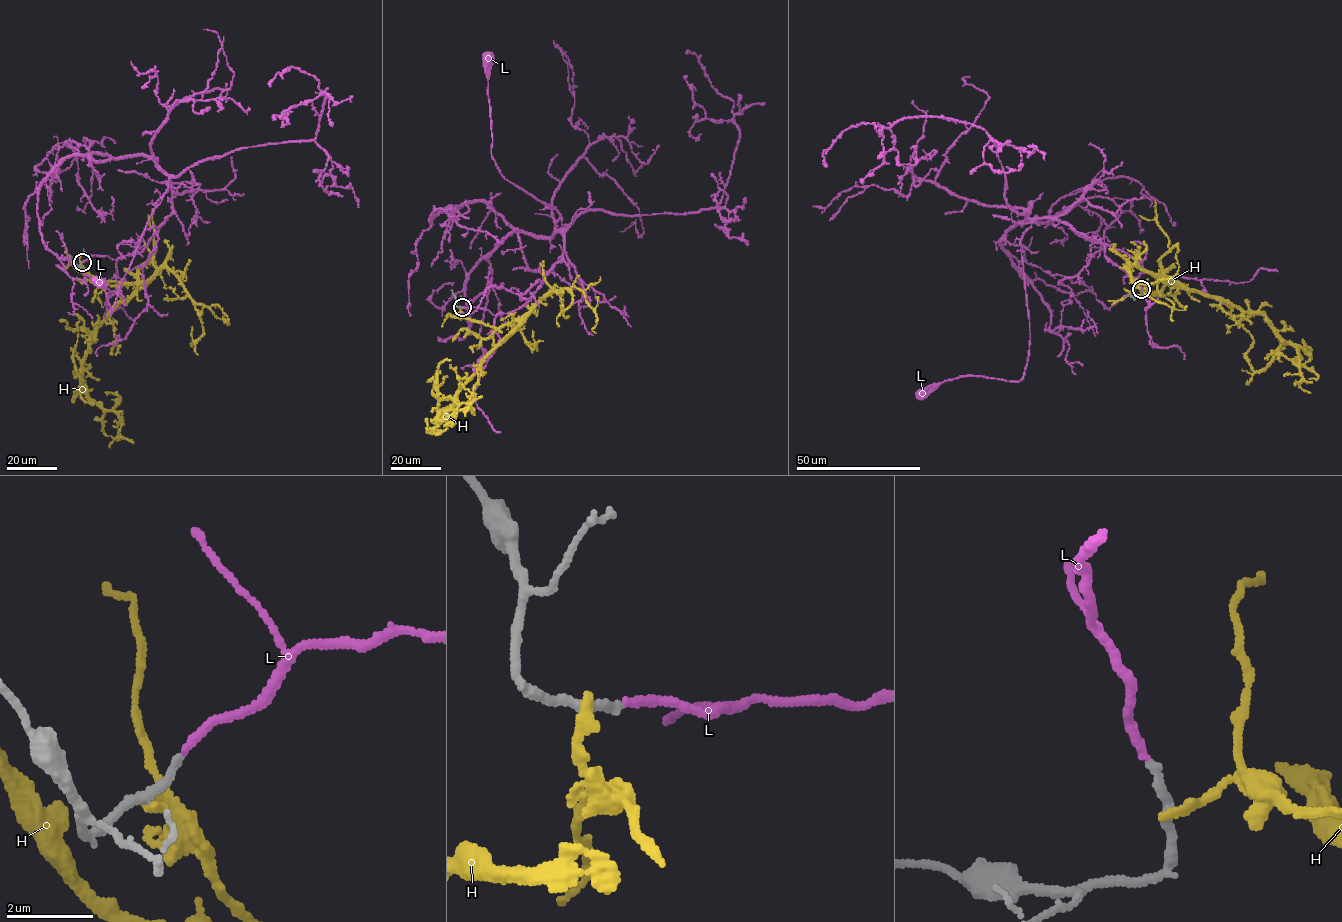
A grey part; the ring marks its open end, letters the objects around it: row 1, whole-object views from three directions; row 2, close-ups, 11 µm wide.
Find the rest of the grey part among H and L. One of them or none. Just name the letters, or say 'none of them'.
L

